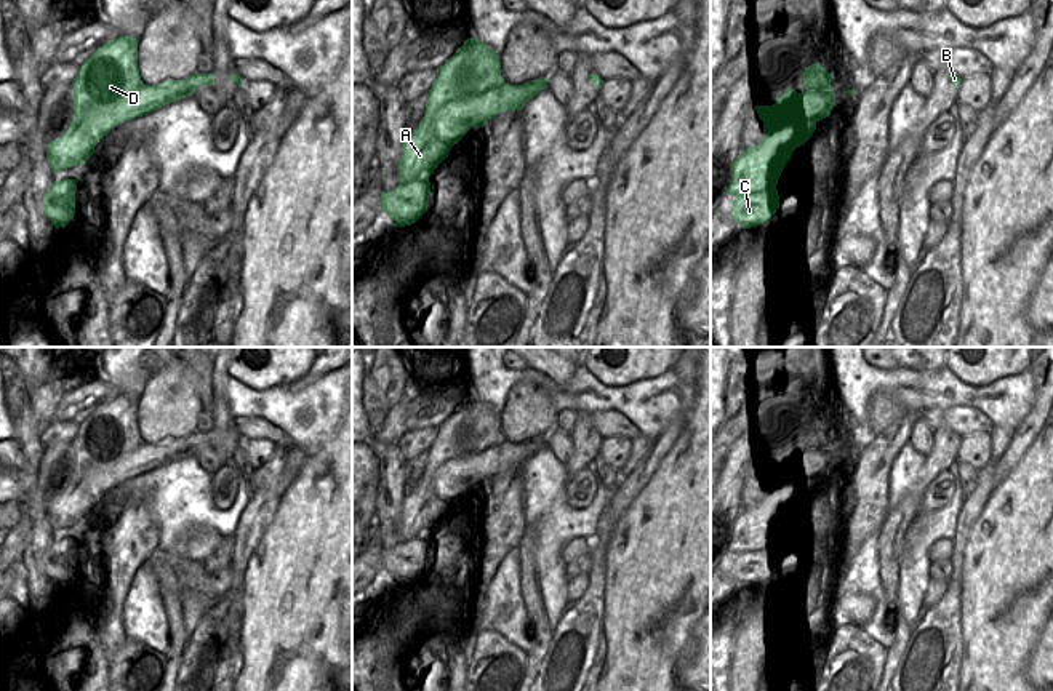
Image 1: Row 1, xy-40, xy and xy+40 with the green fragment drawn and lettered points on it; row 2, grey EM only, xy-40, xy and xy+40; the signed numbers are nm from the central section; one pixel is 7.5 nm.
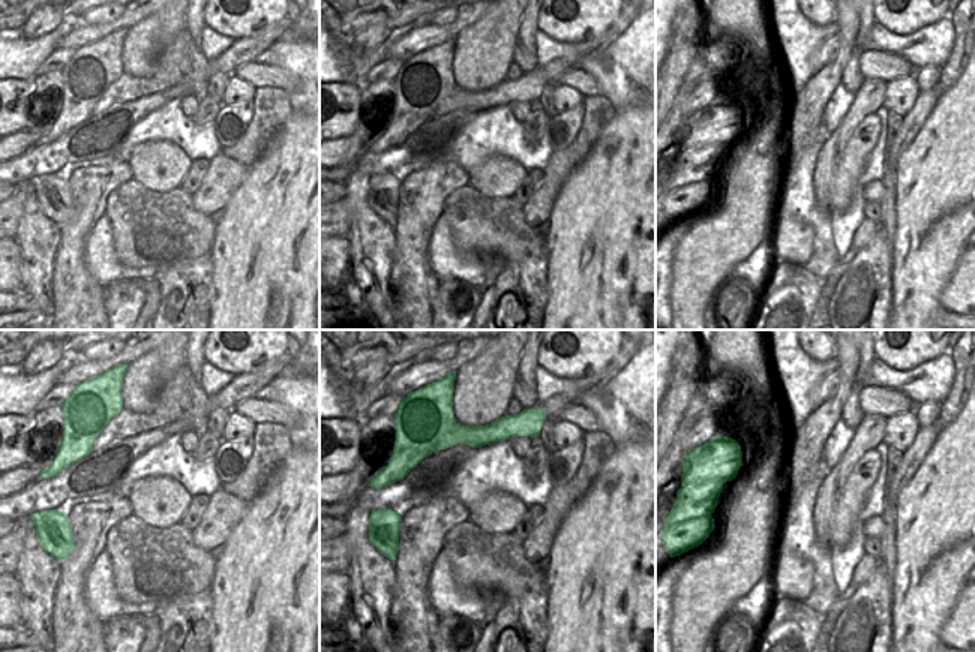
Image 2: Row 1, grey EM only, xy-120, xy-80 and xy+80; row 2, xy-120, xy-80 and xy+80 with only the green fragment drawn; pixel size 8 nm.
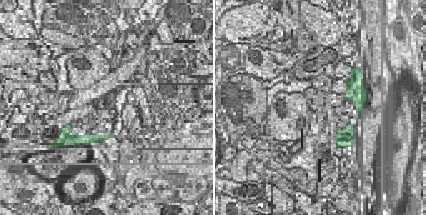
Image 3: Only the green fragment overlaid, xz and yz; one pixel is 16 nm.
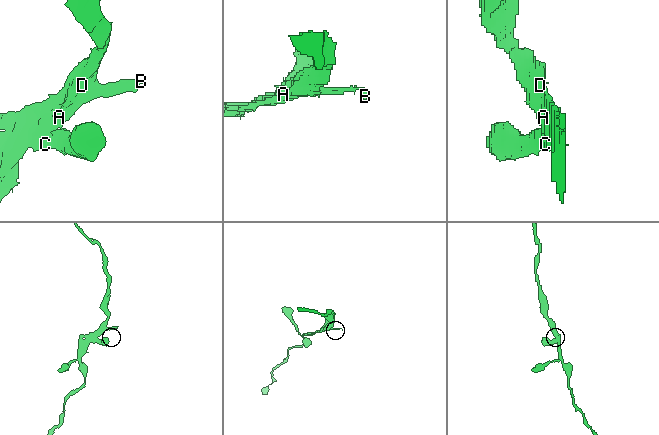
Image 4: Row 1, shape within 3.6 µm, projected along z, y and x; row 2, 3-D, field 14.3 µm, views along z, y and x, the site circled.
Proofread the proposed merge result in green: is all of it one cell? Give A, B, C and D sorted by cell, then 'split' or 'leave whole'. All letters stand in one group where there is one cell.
A C D / B | split

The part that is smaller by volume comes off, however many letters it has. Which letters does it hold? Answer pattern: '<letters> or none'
B

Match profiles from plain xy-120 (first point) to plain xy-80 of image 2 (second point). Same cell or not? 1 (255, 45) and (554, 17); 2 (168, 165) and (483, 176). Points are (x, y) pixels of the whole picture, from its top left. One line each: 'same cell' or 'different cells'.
1: different cells
2: same cell

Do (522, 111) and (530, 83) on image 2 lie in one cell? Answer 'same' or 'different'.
different

